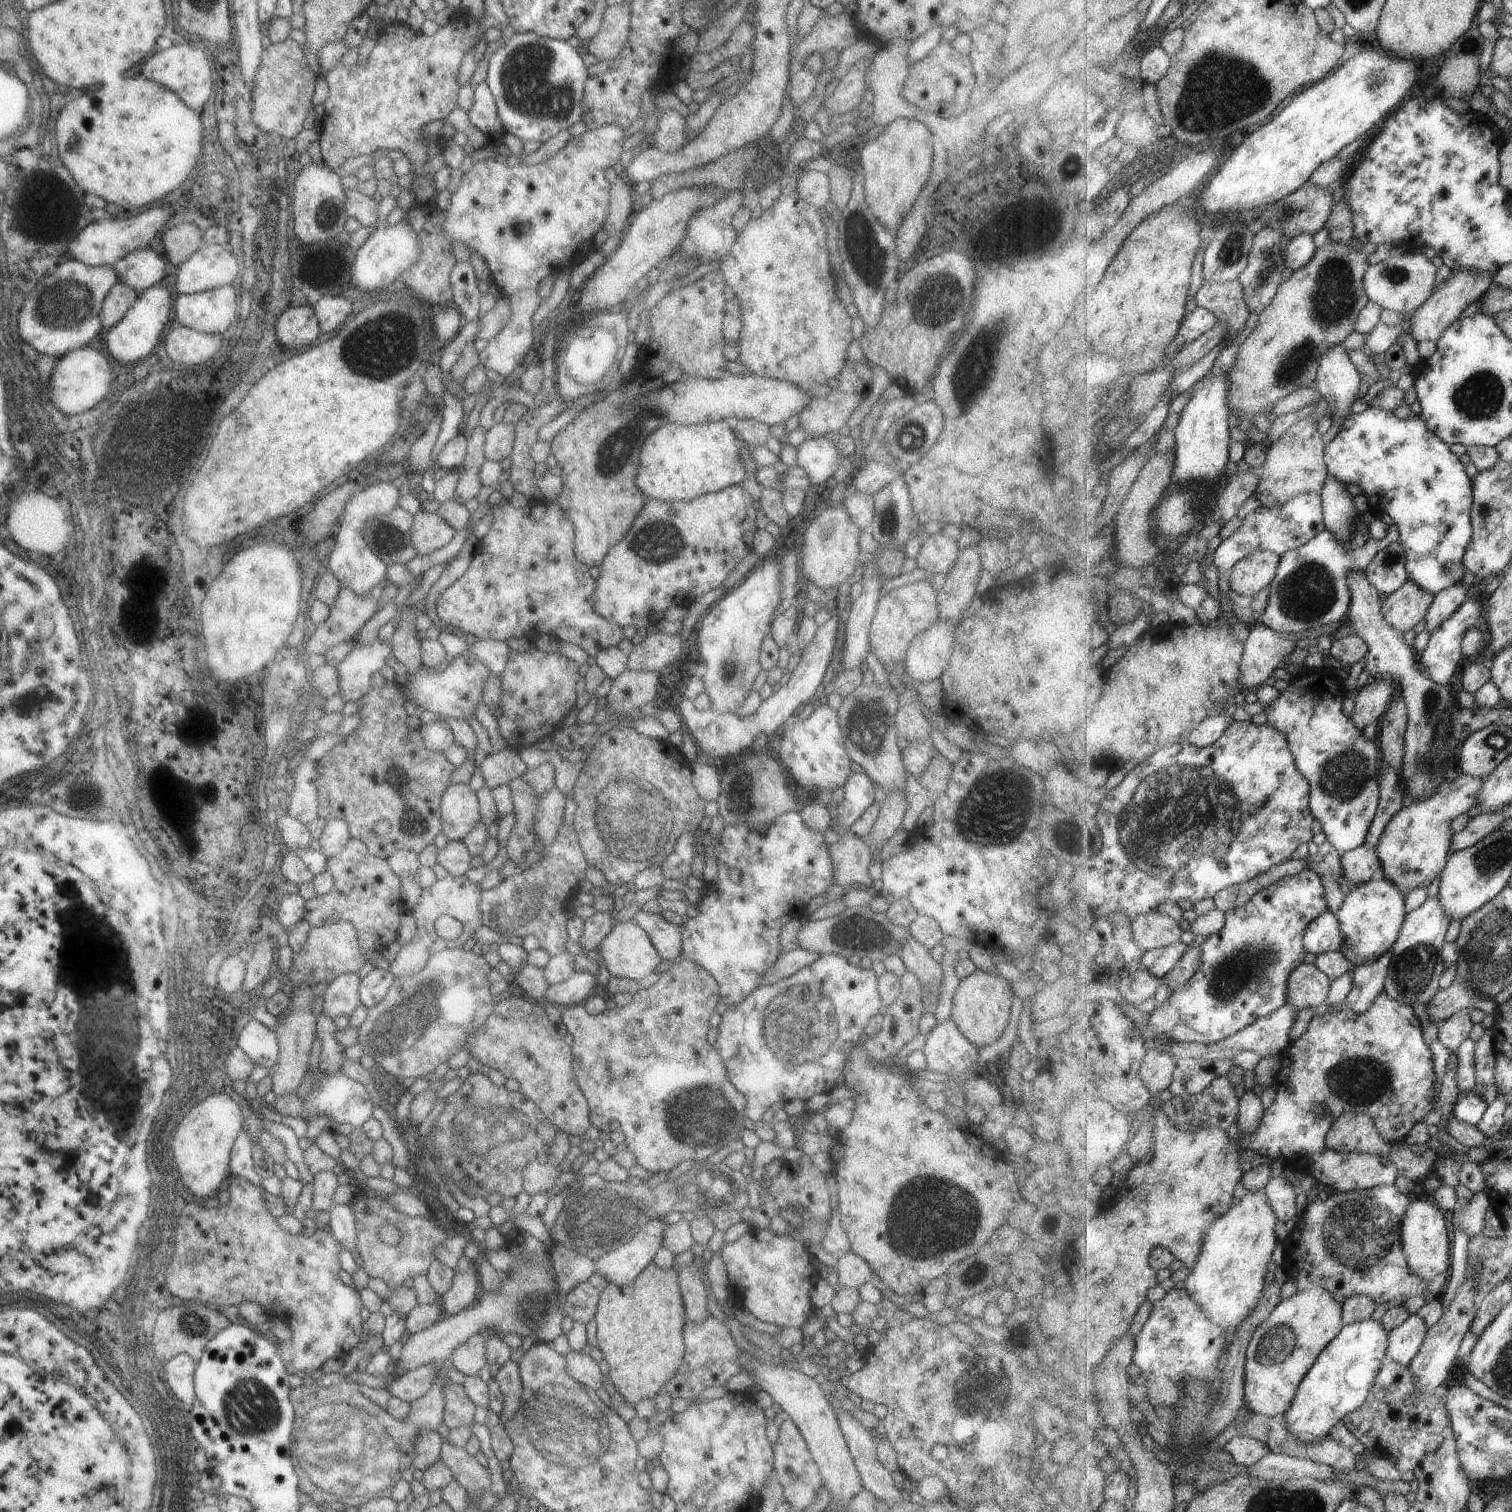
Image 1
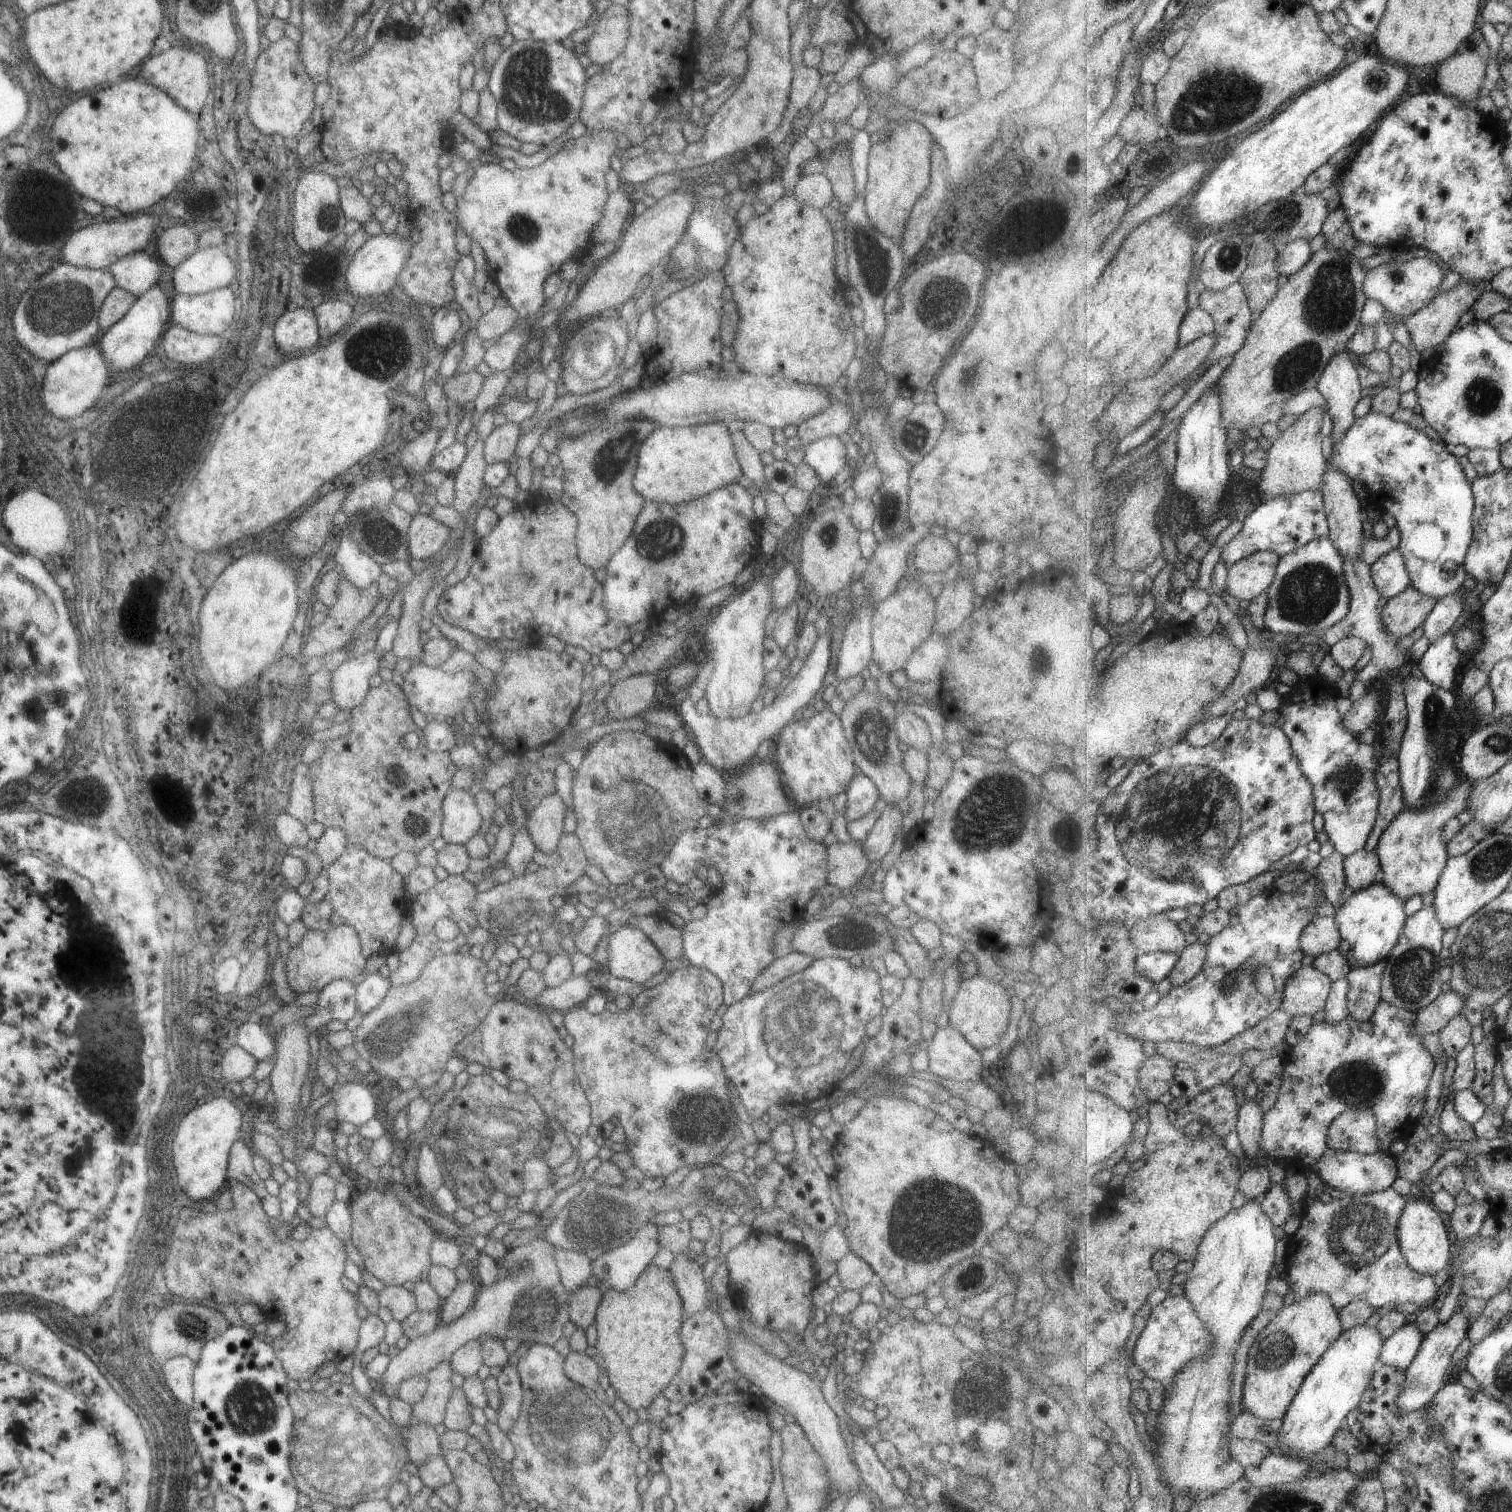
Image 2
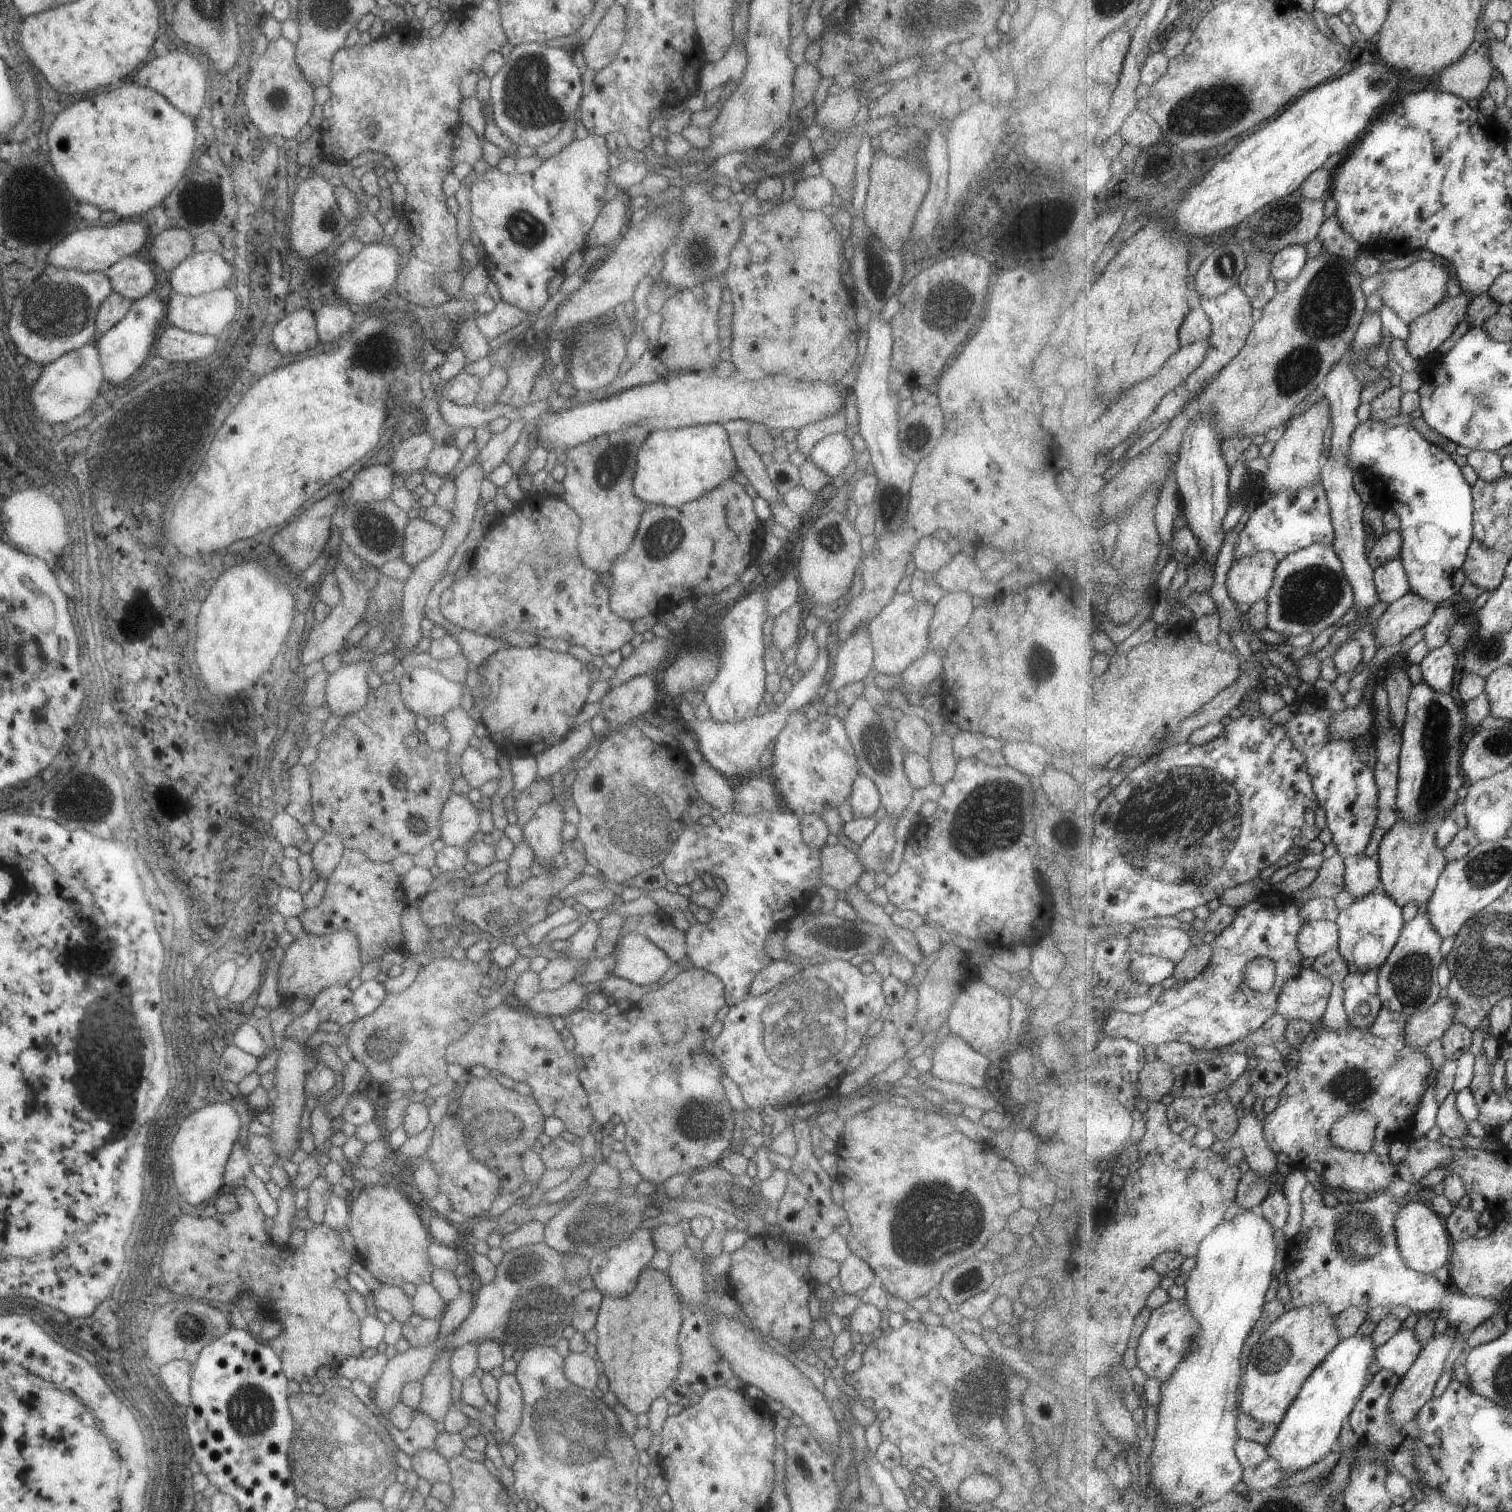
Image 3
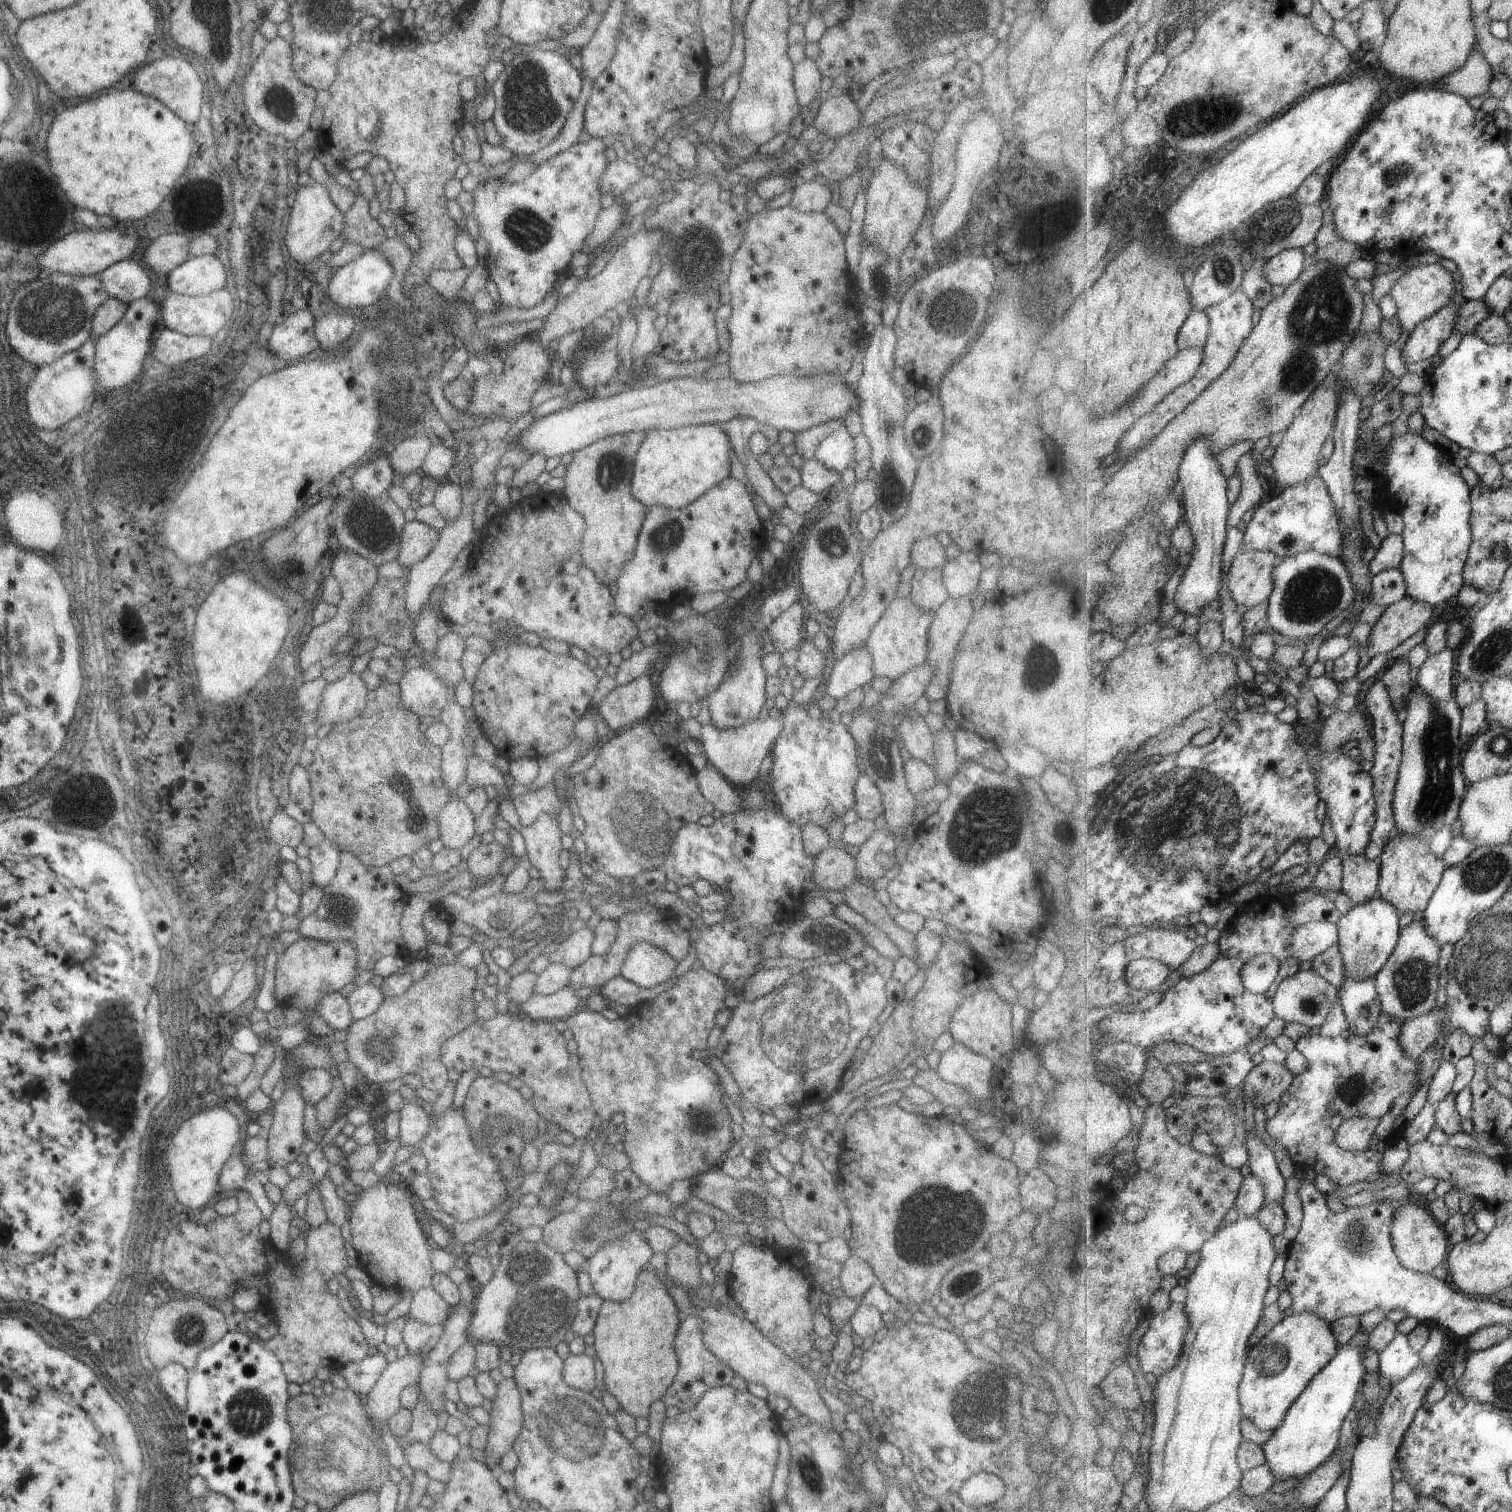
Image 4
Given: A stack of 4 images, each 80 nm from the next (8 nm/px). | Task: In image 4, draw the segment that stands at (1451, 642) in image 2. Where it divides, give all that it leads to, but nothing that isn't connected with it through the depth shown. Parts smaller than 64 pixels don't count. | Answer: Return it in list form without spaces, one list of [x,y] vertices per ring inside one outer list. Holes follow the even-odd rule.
[[[1452,649],[1443,650],[1439,654],[1430,655],[1427,662],[1420,667],[1420,676],[1415,689],[1420,687],[1433,700],[1453,699],[1453,669],[1455,667],[1455,652]]]

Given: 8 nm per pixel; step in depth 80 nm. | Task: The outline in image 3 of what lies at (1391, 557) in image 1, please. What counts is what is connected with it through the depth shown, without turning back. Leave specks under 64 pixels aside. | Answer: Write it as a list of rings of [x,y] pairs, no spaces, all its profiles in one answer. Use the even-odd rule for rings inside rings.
[[[1400,558],[1387,560],[1383,566],[1375,569],[1374,580],[1379,592],[1379,601],[1387,602],[1388,606],[1411,590],[1407,570]]]

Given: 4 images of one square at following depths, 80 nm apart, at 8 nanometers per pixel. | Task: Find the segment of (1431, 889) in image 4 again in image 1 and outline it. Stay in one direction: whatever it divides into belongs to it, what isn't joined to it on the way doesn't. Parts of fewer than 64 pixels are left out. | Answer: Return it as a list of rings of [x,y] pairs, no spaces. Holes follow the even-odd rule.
[[[1461,773],[1452,782],[1443,782],[1435,794],[1403,808],[1389,822],[1376,850],[1382,864],[1382,876],[1395,882],[1403,895],[1415,888],[1431,886],[1443,873],[1450,858],[1451,837],[1454,835],[1452,824],[1478,804],[1485,780],[1487,777]]]

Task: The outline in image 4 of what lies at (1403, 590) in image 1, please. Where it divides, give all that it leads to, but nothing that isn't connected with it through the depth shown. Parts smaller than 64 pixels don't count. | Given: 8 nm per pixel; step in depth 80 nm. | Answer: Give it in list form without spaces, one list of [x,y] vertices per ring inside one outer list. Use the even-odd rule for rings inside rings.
[[[1411,596],[1386,608],[1372,627],[1371,656],[1388,654],[1419,630],[1427,630],[1433,618],[1433,606],[1420,602]]]

